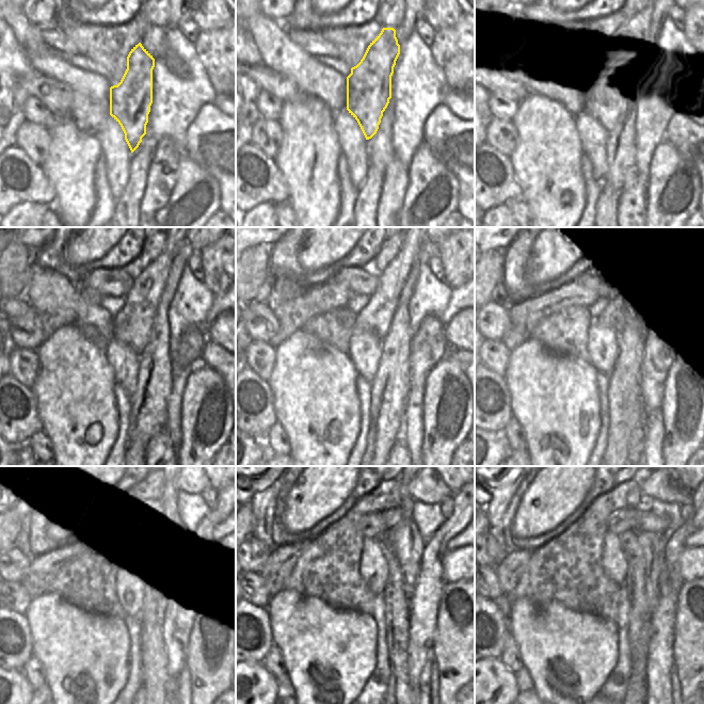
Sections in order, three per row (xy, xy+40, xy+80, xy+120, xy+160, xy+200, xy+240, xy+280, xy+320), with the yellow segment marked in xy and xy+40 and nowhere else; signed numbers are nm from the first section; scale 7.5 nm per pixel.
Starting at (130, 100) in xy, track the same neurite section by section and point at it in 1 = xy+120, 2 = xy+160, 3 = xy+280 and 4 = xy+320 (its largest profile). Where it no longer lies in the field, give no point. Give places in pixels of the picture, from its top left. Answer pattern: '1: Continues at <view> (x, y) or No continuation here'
1: Continues at xy+120 (132, 324)
2: Continues at xy+160 (378, 315)
3: Continues at xy+280 (400, 537)
4: Continues at xy+320 (644, 538).

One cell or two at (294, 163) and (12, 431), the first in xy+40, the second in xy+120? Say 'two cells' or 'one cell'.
two cells

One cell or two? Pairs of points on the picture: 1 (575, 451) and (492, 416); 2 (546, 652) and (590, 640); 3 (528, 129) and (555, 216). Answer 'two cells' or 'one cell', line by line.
1: two cells
2: one cell
3: one cell

